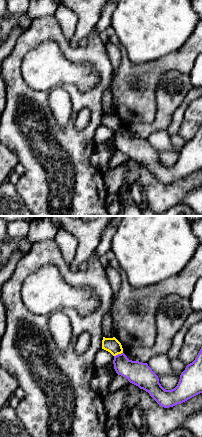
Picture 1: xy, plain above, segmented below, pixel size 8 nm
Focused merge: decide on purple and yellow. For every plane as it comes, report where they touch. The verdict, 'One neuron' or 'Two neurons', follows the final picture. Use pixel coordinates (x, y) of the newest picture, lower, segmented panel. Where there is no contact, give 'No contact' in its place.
Touches purple at (118, 354)

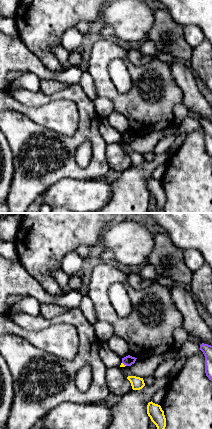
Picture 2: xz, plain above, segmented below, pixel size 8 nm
Touches purple at (124, 364)

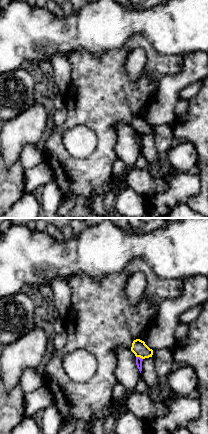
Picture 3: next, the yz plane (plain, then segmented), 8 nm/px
Touches purple at (139, 357)

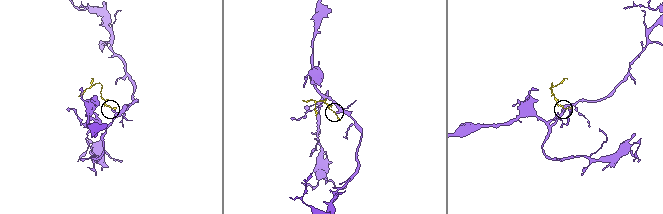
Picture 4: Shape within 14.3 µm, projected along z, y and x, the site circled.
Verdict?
Two neurons

